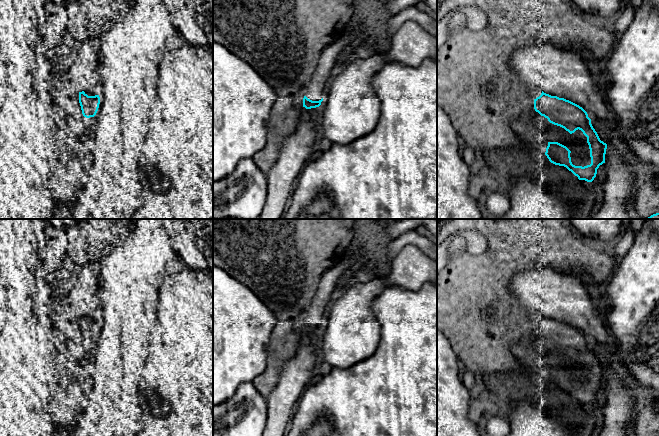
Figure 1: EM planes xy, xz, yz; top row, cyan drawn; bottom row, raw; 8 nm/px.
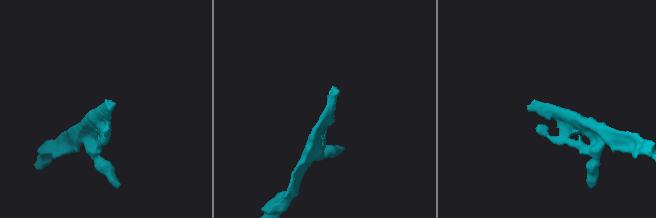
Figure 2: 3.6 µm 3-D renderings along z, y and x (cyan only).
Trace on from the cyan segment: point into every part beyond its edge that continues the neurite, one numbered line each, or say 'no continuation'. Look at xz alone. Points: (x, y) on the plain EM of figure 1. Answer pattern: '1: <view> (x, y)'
1: xz (316, 314)

